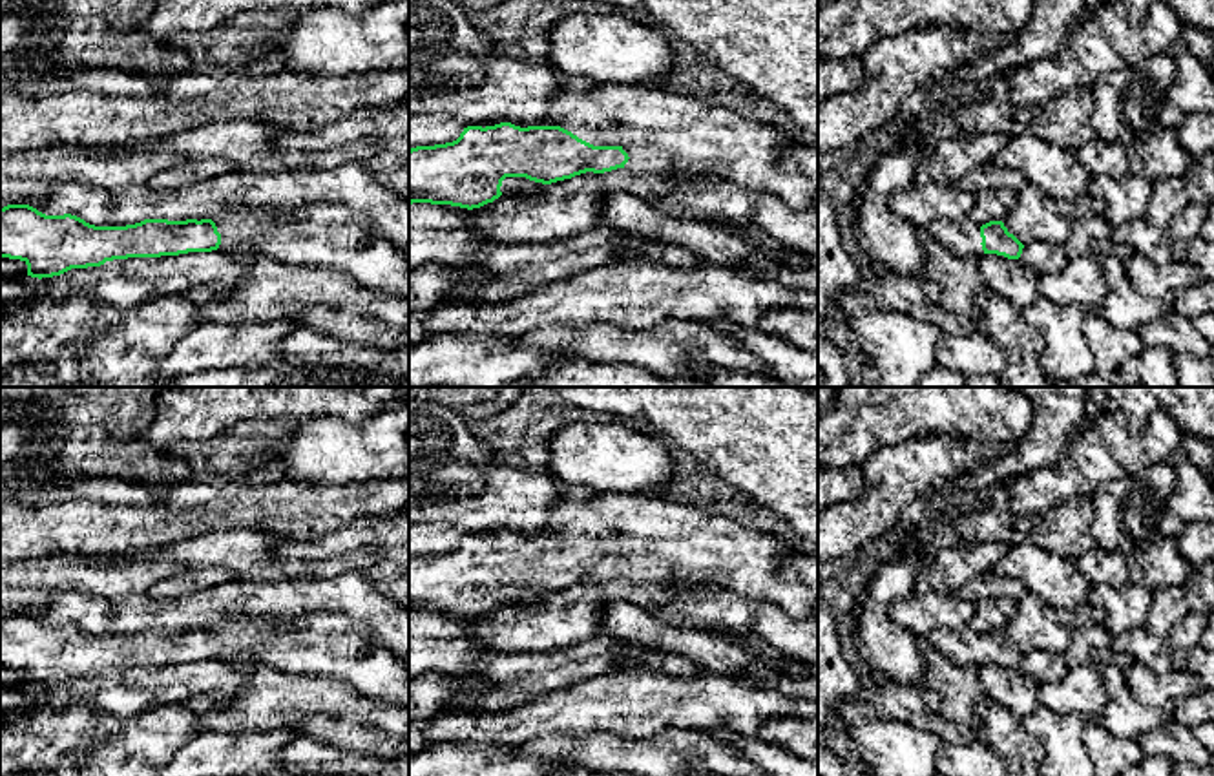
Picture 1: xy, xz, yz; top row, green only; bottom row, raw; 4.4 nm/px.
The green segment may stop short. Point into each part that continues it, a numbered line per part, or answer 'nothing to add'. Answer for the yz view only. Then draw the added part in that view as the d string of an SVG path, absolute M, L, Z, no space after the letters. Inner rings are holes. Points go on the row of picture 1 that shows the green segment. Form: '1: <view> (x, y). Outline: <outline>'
1: yz (962, 238). Outline: M971 219L960 223L955 221L935 221L924 232L927 237L937 239L940 245L947 246L951 254L957 256L984 256L980 226Z

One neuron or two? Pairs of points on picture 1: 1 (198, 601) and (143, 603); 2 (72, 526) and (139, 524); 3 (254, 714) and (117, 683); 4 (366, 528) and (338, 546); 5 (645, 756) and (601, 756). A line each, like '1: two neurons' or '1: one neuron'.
1: one neuron
2: one neuron
3: two neurons
4: one neuron
5: one neuron

